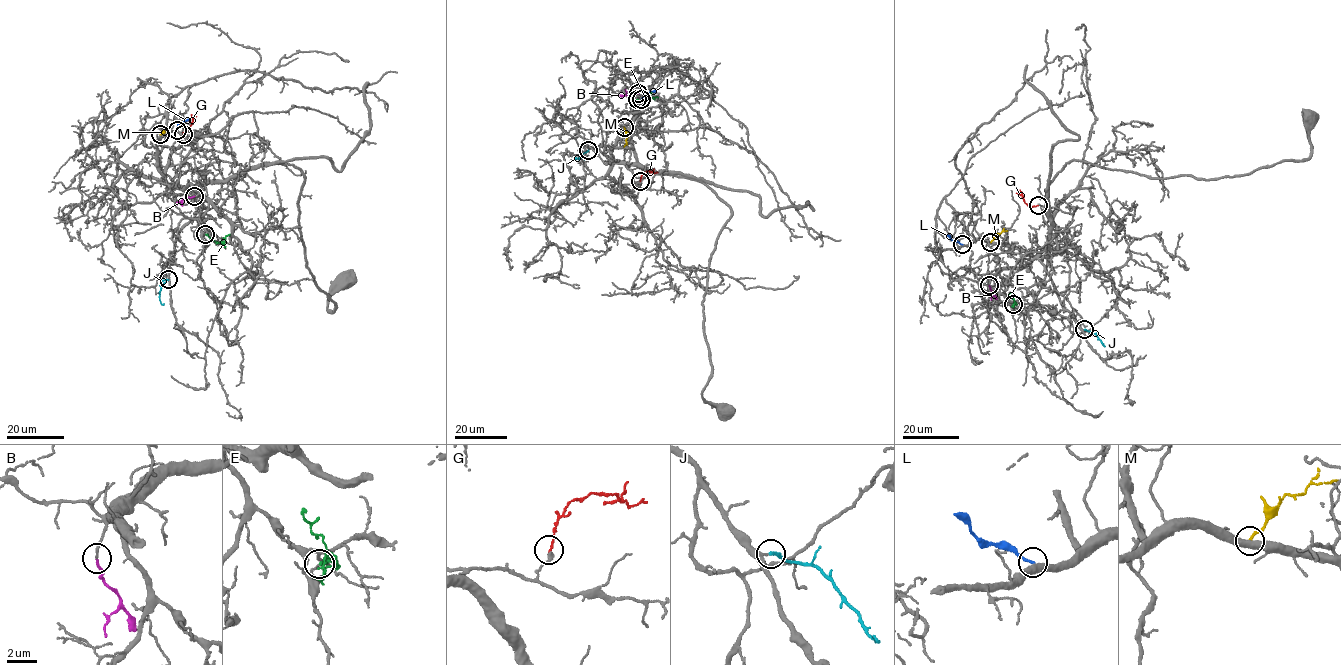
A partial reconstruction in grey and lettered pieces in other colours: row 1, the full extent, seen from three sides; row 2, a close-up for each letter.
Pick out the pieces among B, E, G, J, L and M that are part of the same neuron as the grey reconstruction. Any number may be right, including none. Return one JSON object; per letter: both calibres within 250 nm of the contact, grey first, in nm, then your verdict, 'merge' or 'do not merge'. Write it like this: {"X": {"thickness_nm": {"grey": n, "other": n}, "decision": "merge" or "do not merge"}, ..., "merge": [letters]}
{"B": {"thickness_nm": {"grey": 140, "other": 140}, "decision": "merge"}, "E": {"thickness_nm": {"grey": 90, "other": 360}, "decision": "do not merge"}, "G": {"thickness_nm": {"grey": 320, "other": 130}, "decision": "do not merge"}, "J": {"thickness_nm": {"grey": 200, "other": 240}, "decision": "merge"}, "L": {"thickness_nm": {"grey": 480, "other": 160}, "decision": "do not merge"}, "M": {"thickness_nm": {"grey": 500, "other": 180}, "decision": "do not merge"}, "merge": ["B", "J"]}

